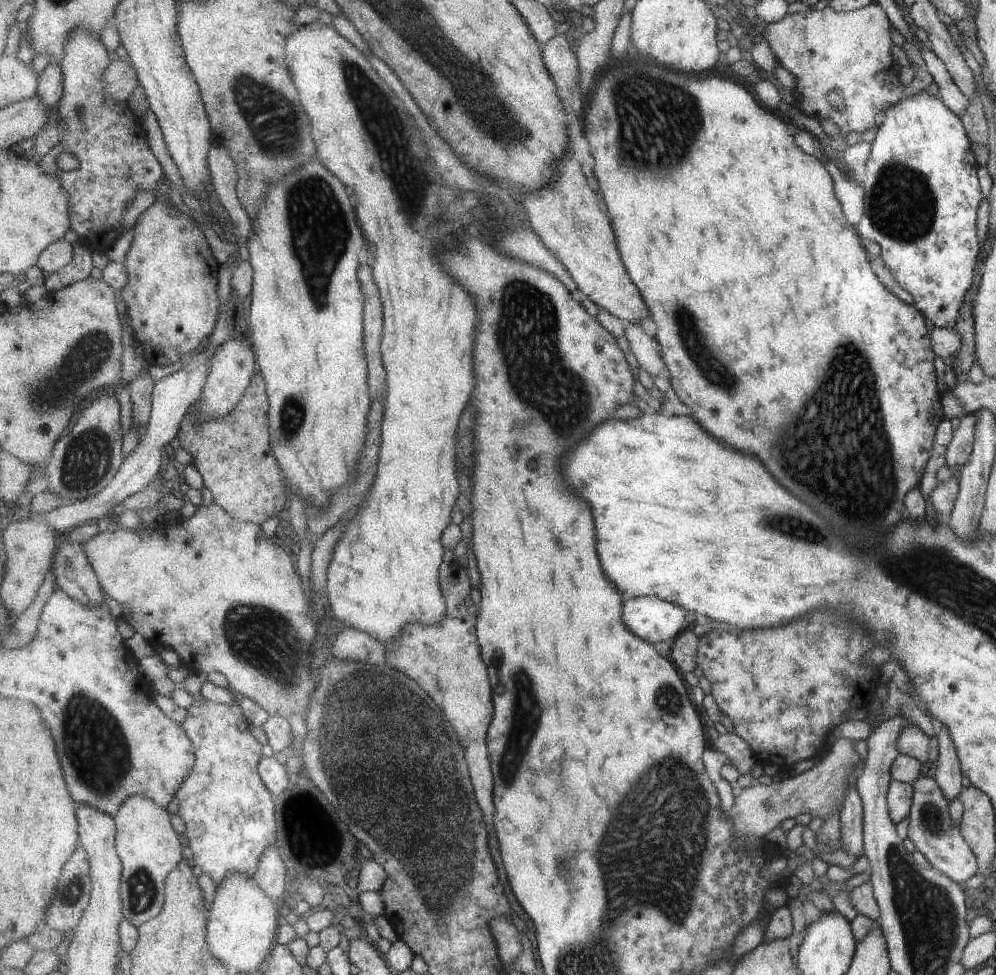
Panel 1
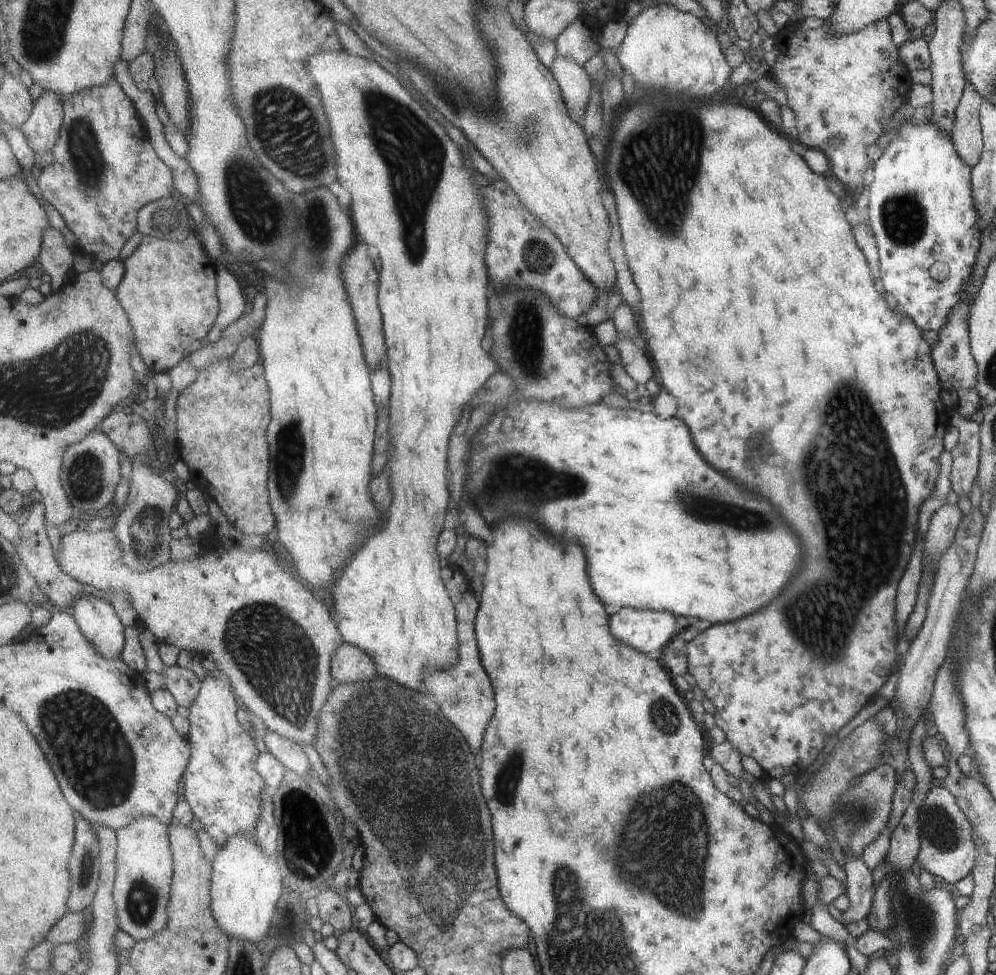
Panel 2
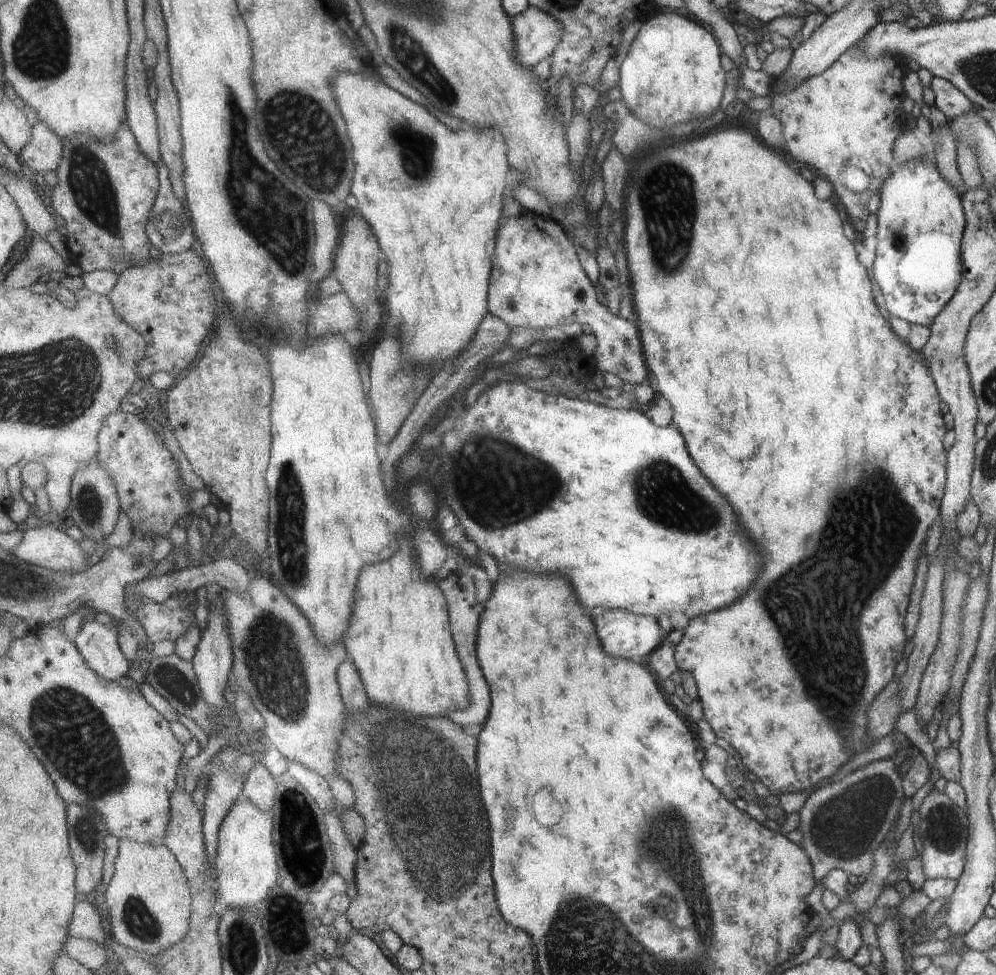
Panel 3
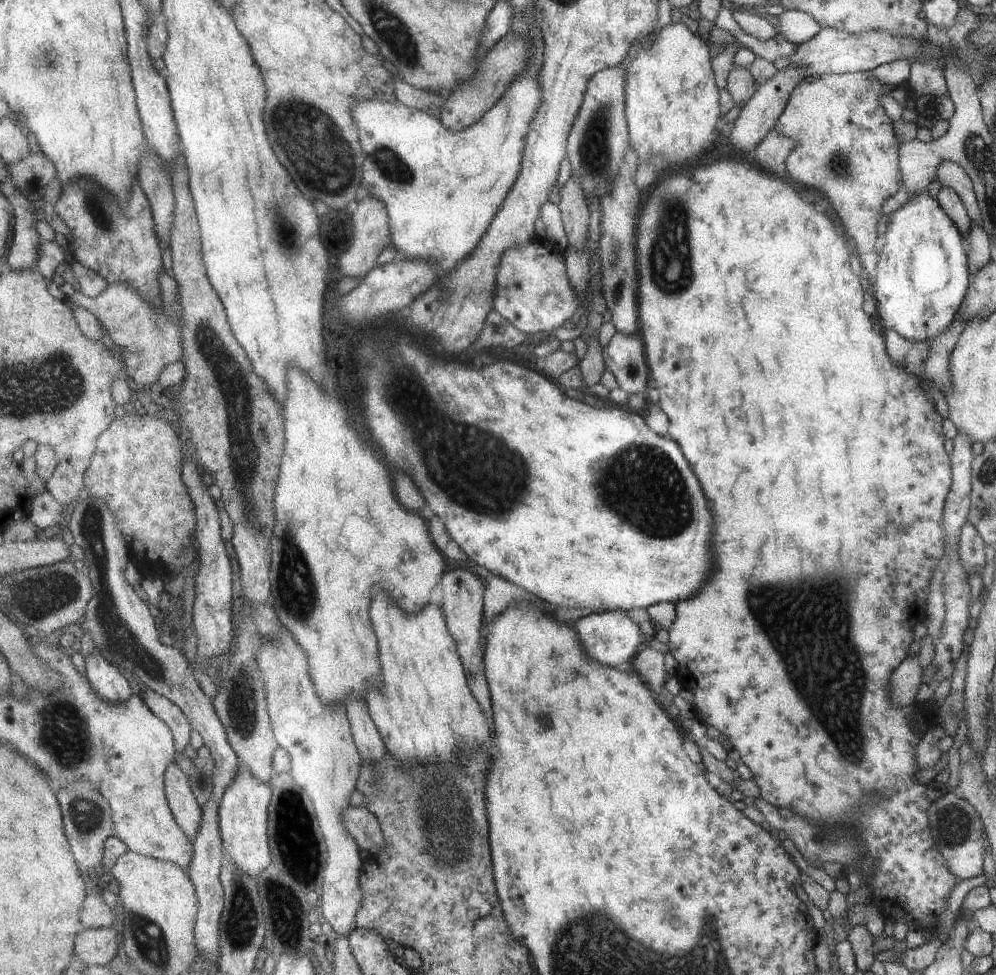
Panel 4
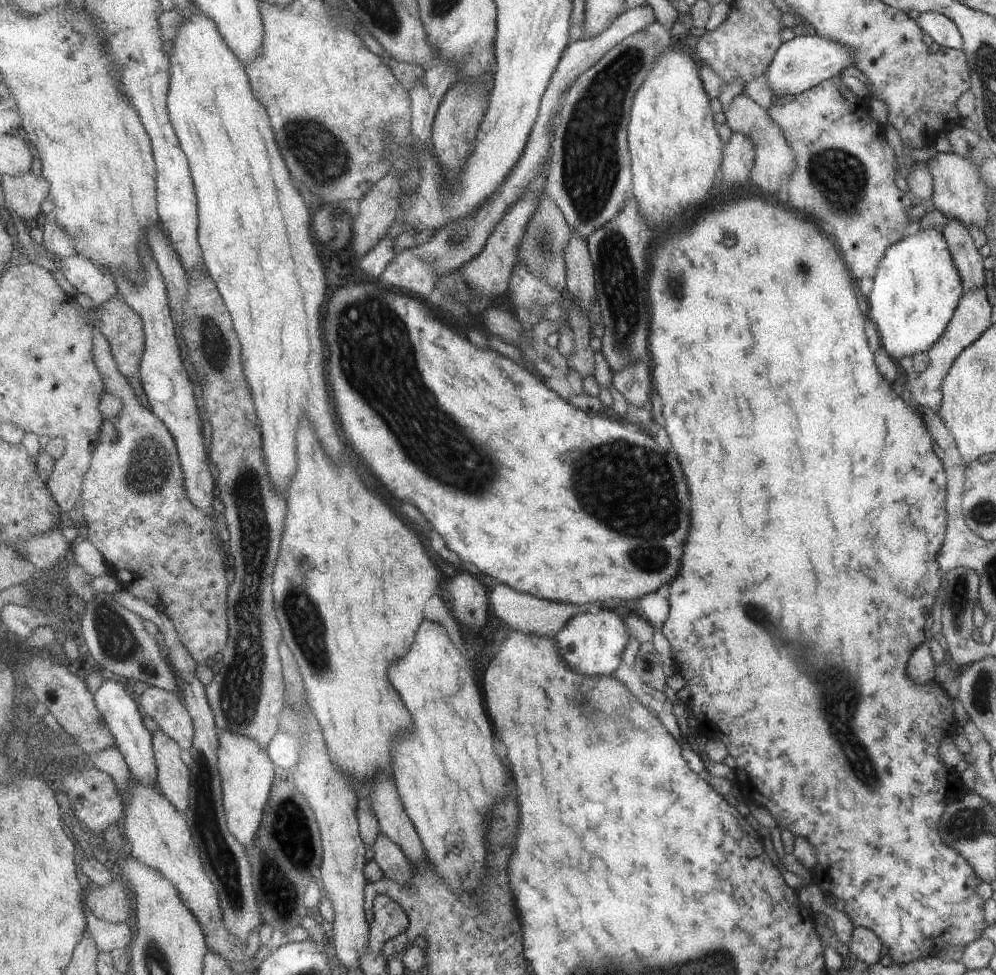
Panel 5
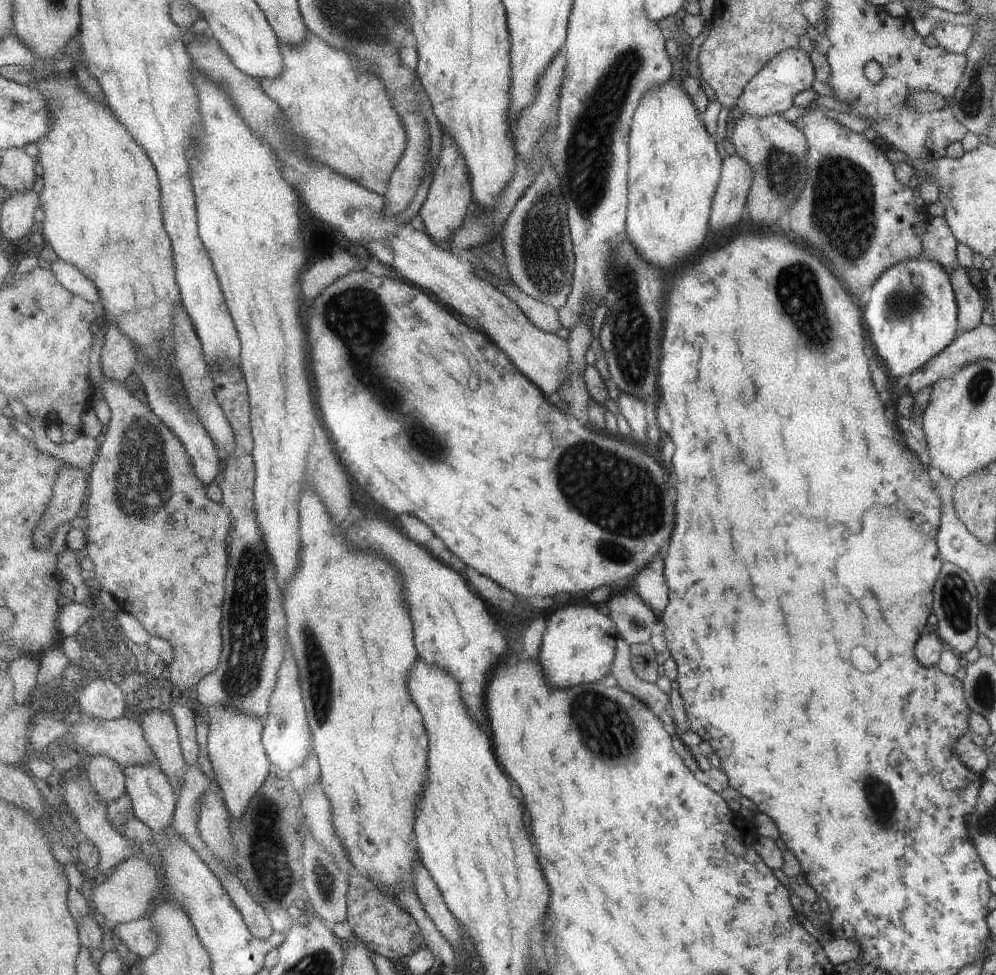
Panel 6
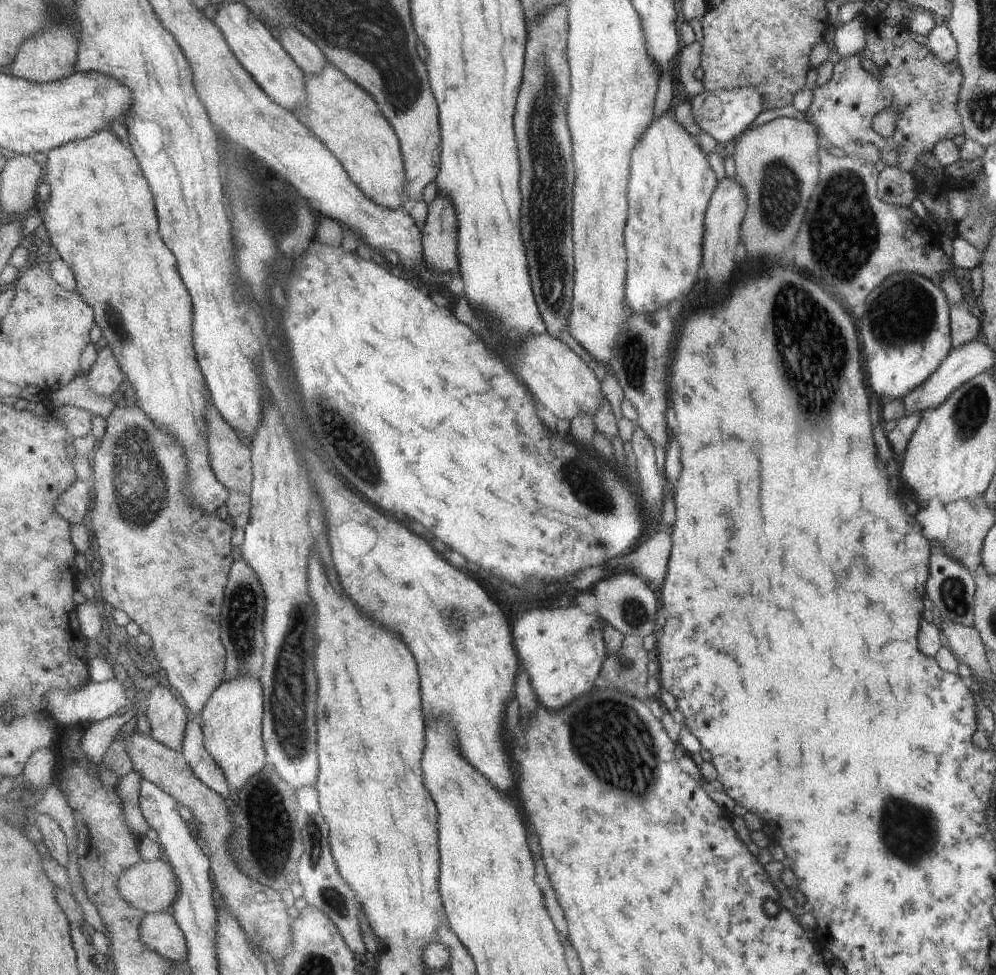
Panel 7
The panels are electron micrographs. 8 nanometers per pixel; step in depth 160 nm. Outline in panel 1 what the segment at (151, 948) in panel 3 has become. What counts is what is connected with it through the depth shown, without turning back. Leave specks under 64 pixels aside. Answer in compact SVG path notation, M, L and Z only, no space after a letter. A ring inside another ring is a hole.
M136 795L128 798L120 806L120 812L114 818L117 825L116 849L124 862L124 873L121 883L122 909L124 918L135 928L139 928L146 922L152 921L160 916L164 910L166 901L166 885L169 874L171 874L183 861L181 856L181 840L179 834L175 832L169 812L161 808L153 800Z

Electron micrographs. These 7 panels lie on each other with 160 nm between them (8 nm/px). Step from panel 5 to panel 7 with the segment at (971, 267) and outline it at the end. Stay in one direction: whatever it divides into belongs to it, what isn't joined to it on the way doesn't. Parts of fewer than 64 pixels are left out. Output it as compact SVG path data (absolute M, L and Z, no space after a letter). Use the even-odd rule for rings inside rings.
M961 302L956 307L948 309L951 349L959 348L979 338L980 321L969 314L968 307L965 302Z

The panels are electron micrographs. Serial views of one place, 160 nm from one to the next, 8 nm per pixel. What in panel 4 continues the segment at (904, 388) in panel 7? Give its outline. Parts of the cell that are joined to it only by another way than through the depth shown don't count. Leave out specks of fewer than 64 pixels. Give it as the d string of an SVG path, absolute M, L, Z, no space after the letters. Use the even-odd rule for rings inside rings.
M929 191L909 196L906 204L890 214L873 278L876 321L882 331L891 328L910 342L927 342L952 323L971 278L962 241Z

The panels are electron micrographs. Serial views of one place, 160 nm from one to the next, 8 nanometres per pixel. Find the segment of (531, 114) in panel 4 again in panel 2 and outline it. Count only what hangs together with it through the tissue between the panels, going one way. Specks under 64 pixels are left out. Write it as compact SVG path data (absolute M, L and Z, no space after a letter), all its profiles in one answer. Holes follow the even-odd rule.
M342 49L341 51L337 52L327 51L324 53L312 55L306 61L306 67L308 68L308 73L312 76L312 79L320 88L321 96L325 98L325 110L329 110L328 120L329 122L333 122L333 138L337 138L337 154L339 154L338 159L340 160L339 176L341 176L341 184L347 188L347 191L352 196L352 203L349 208L351 211L352 220L356 225L356 233L360 238L359 240L365 241L367 244L371 244L377 248L380 255L380 260L382 262L379 294L380 307L381 312L384 314L384 333L387 334L387 346L389 346L389 370L391 370L391 376L393 376L393 398L391 398L391 434L393 434L393 444L395 444L395 456L389 460L389 468L391 468L391 484L393 484L393 490L395 490L395 500L393 500L393 506L391 506L391 518L387 520L383 534L381 534L381 536L377 536L377 538L370 537L370 540L366 543L364 548L361 549L359 553L356 553L357 556L355 556L355 560L350 562L348 568L344 570L344 573L340 577L338 577L336 584L333 585L333 588L331 588L337 616L340 616L340 620L337 622L337 624L340 628L341 634L344 636L345 642L352 644L353 646L358 646L361 650L363 650L363 652L366 652L373 659L379 677L386 678L391 682L400 684L402 687L409 688L409 690L417 690L417 692L423 693L425 695L429 694L424 684L424 675L426 674L426 671L449 671L452 667L456 667L460 662L459 622L456 617L456 603L453 602L452 595L449 594L448 587L445 586L443 579L443 569L441 568L440 554L438 553L436 547L440 534L443 532L443 528L445 528L445 520L447 520L447 508L449 508L449 488L447 488L447 472L449 472L449 464L447 464L447 460L449 460L449 442L451 442L451 434L453 434L453 430L455 430L455 426L457 426L457 422L459 422L459 418L461 418L461 414L463 414L463 406L465 406L465 404L467 404L467 402L473 398L473 394L475 394L475 392L477 392L481 386L485 386L485 382L487 382L487 380L489 380L489 378L491 378L491 376L493 376L493 374L495 374L495 372L500 369L498 362L493 358L493 356L491 356L486 342L488 339L488 328L490 322L489 302L487 302L487 294L489 294L489 277L488 266L486 264L486 253L488 252L488 232L490 229L490 222L487 222L487 220L490 220L490 218L487 216L487 208L483 206L483 204L486 202L486 194L483 194L483 190L481 190L481 186L479 186L477 182L473 182L473 180L477 178L477 174L479 174L479 180L485 179L482 179L483 175L477 171L477 168L474 168L471 165L472 158L470 154L464 148L461 150L459 145L453 144L453 140L447 136L447 132L445 132L445 130L443 130L443 128L441 128L441 126L439 126L439 124L437 124L437 122L435 122L435 120L433 120L433 118L431 118L431 116L425 112L425 108L423 108L421 104L411 98L411 94L409 94L408 90L405 90L405 88L401 86L401 82L399 82L399 80L397 80L393 74L390 74L387 70L385 70L383 66L380 66L377 61L374 61L371 58L366 59L363 57L355 56Z

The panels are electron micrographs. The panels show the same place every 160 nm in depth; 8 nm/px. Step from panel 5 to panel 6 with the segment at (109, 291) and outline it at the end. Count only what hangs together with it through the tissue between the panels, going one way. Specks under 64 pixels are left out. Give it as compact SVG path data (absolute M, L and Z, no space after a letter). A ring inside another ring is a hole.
M59 258L50 264L49 267L67 290L89 302L99 305L100 296L97 287L76 266Z

